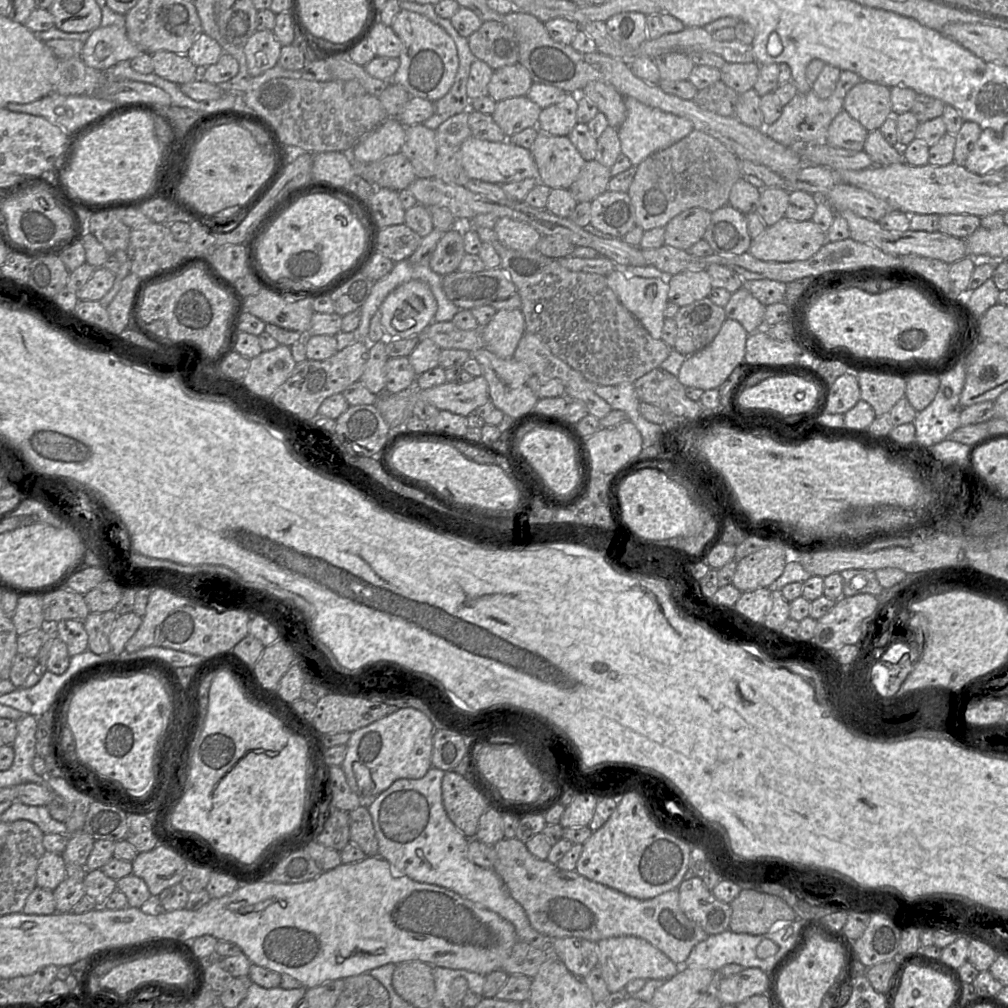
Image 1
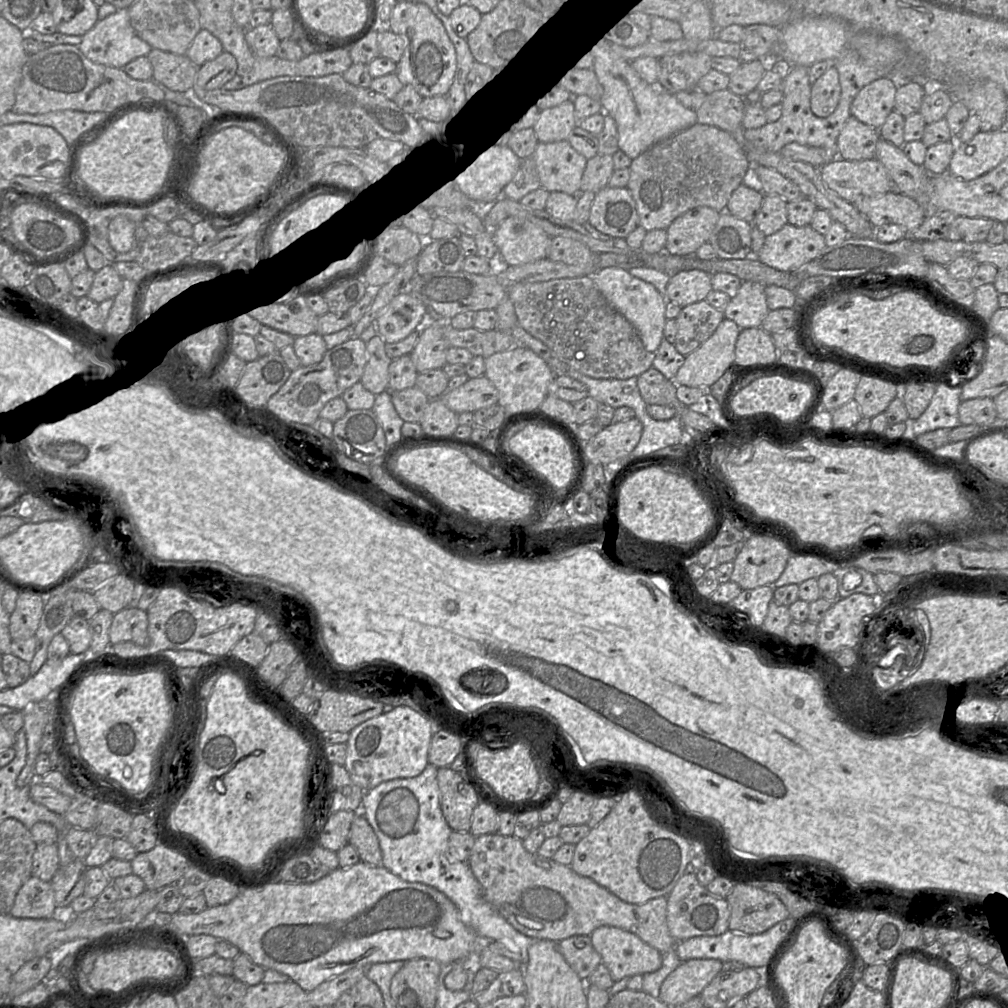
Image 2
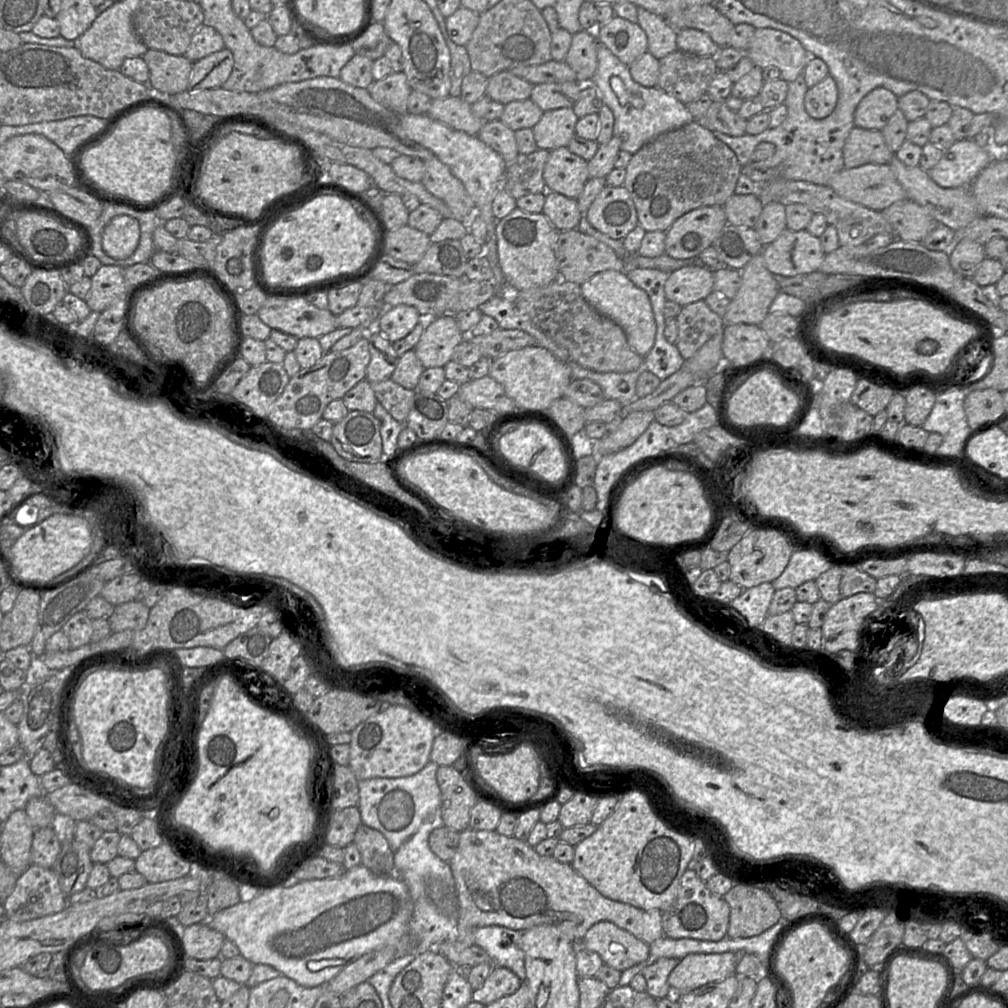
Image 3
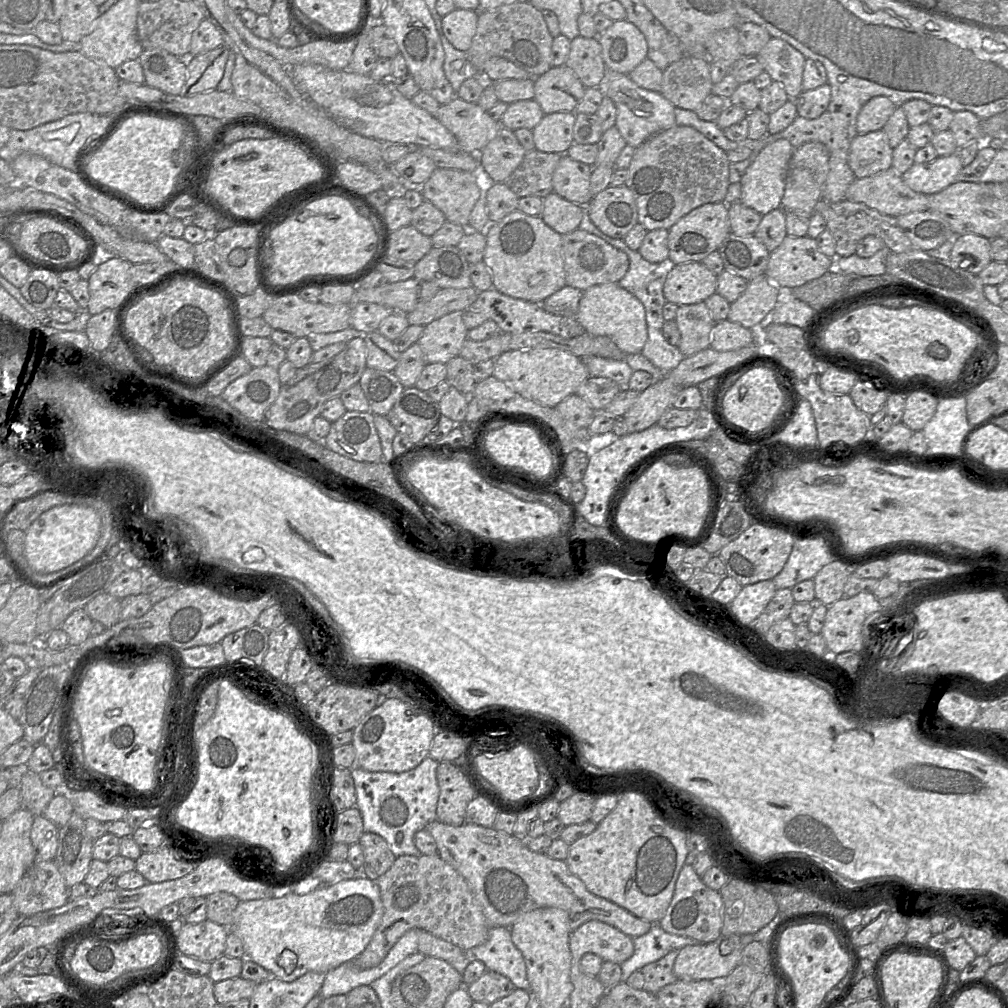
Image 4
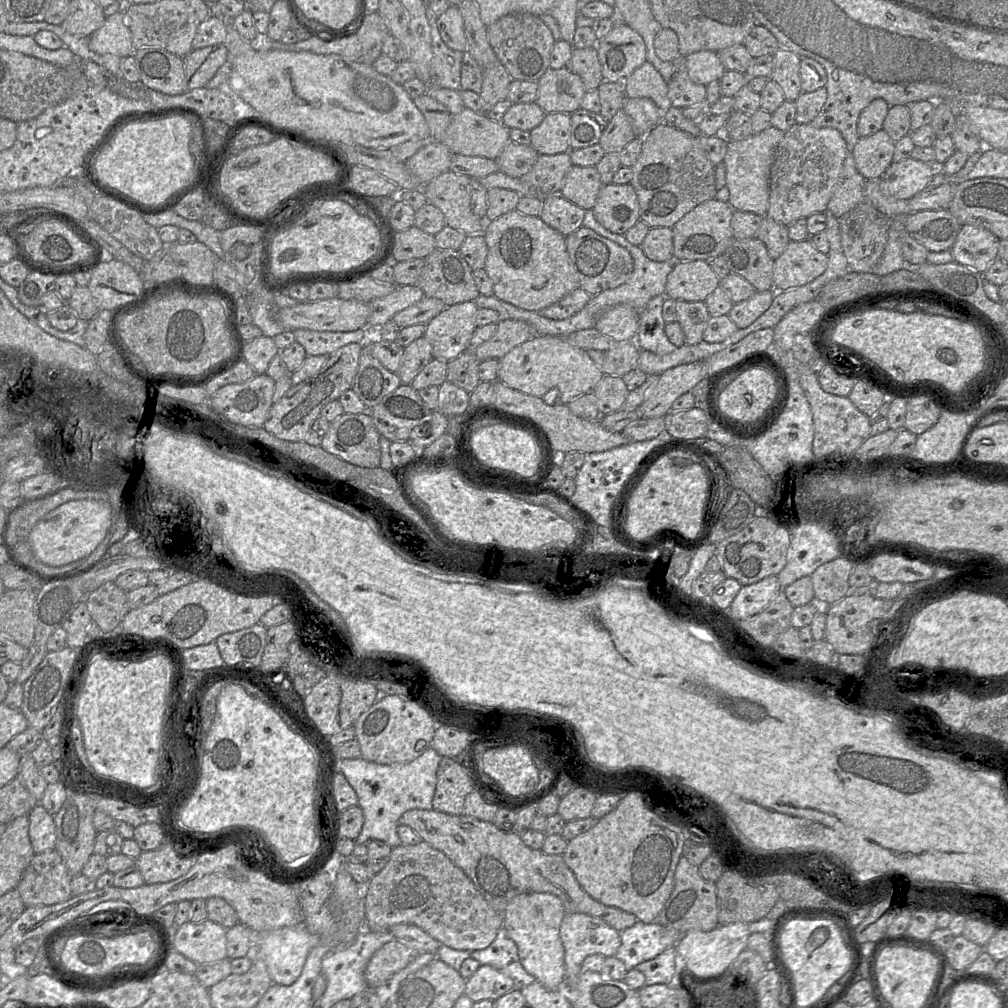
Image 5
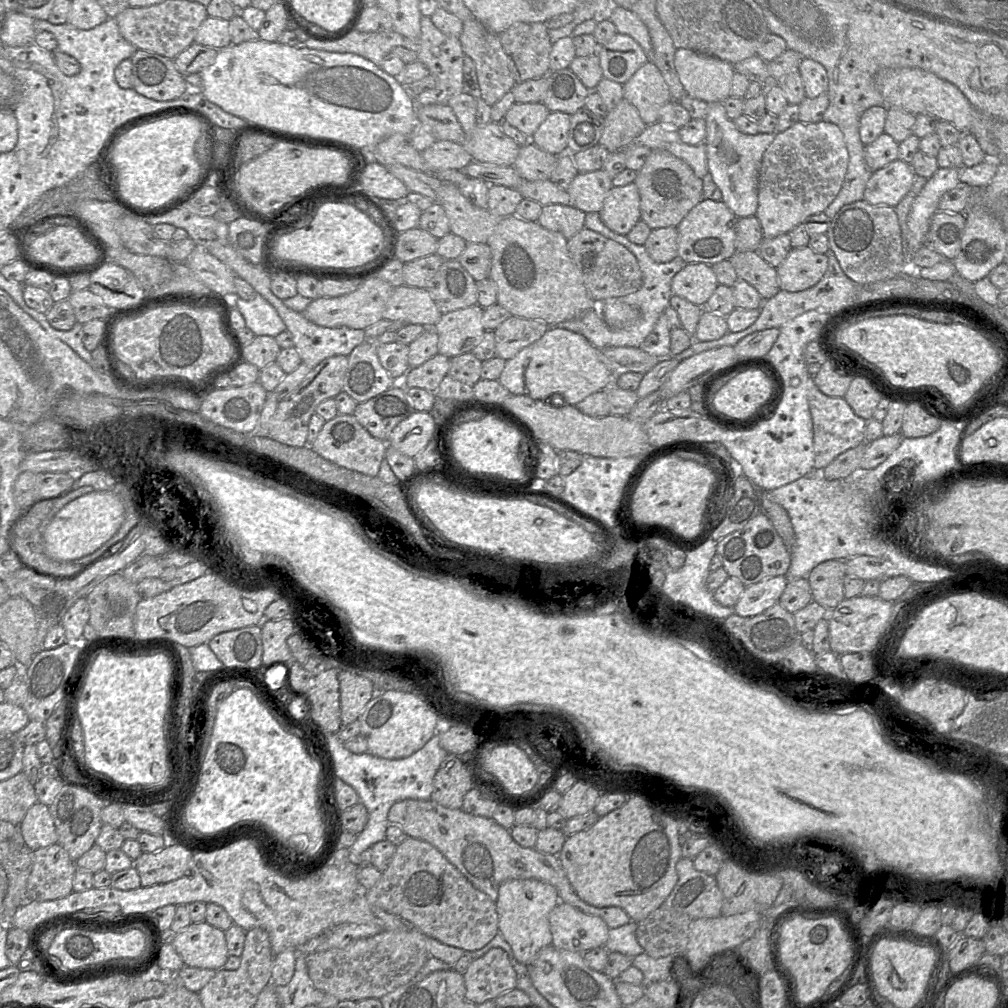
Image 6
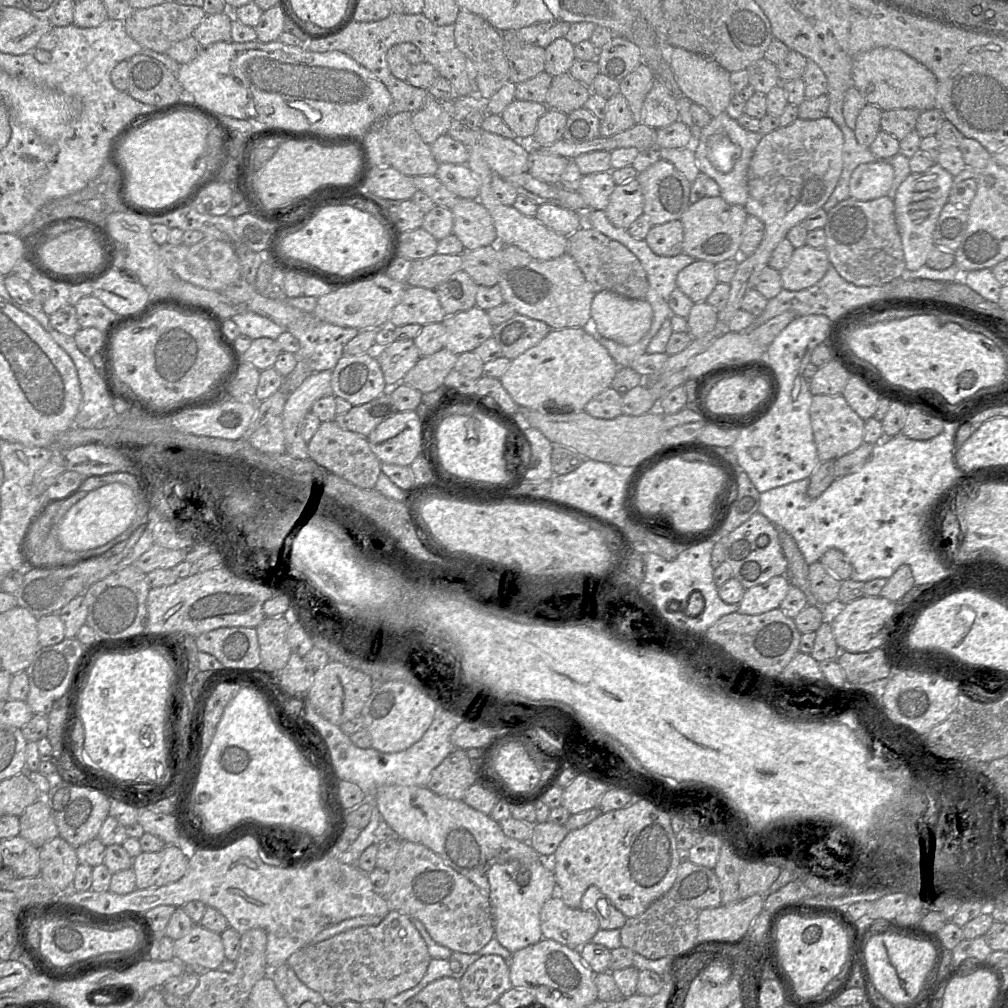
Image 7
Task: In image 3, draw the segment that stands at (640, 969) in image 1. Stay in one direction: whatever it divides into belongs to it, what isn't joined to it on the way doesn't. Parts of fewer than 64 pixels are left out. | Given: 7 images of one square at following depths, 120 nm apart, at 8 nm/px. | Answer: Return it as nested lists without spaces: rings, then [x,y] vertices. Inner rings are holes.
[[[600,921],[591,926],[582,942],[599,954],[604,964],[620,972],[649,957],[649,944],[610,921]]]

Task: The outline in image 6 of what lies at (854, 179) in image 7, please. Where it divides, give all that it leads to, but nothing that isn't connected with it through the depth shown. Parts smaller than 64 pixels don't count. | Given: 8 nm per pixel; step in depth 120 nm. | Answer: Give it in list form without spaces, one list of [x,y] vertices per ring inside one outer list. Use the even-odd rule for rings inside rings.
[[[896,159],[872,173],[863,200],[871,205],[896,207],[910,191],[915,177],[910,164]]]

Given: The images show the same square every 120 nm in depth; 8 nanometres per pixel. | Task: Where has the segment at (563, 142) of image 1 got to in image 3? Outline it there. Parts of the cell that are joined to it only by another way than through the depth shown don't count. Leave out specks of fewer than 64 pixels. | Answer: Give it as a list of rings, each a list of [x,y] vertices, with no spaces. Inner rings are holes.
[[[568,146],[551,150],[543,178],[547,191],[578,199],[590,178],[588,161],[572,153]]]

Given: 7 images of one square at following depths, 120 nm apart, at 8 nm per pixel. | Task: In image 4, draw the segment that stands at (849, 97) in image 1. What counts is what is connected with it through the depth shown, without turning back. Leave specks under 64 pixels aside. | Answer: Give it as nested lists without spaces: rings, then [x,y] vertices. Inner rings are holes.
[[[876,96],[861,108],[856,122],[858,134],[883,129],[896,106],[885,96]]]

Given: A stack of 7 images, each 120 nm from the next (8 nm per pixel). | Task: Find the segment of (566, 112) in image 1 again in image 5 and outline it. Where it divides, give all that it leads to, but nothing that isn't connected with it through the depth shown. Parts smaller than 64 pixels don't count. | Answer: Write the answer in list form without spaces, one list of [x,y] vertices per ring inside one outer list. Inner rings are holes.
[[[546,113],[542,122],[530,131],[530,145],[543,155],[555,155],[570,150],[571,114]]]

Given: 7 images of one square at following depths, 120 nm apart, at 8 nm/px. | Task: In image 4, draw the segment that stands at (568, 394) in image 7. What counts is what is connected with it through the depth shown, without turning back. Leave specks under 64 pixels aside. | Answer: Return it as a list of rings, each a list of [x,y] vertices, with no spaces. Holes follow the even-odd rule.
[[[533,348],[504,351],[495,359],[492,374],[512,390],[540,405],[556,407],[588,377],[589,372],[581,358],[556,348]]]

